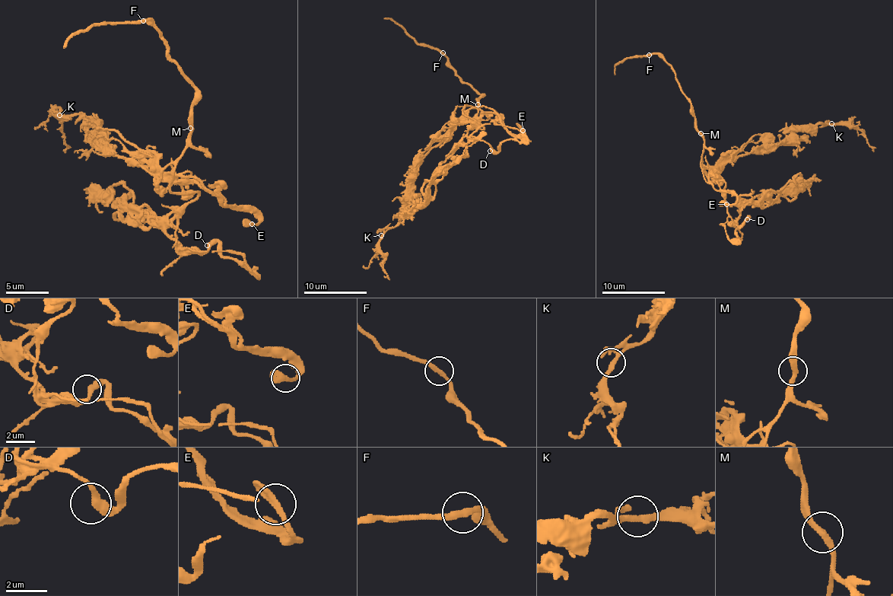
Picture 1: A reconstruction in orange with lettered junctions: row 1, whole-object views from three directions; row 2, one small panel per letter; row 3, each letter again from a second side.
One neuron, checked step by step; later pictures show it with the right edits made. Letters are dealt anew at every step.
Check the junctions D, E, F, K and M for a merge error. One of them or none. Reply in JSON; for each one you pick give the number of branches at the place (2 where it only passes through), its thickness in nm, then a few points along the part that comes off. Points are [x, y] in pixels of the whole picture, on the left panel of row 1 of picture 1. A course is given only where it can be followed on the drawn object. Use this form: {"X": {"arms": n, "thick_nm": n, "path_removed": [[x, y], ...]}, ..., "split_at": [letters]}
{"split_at": []}

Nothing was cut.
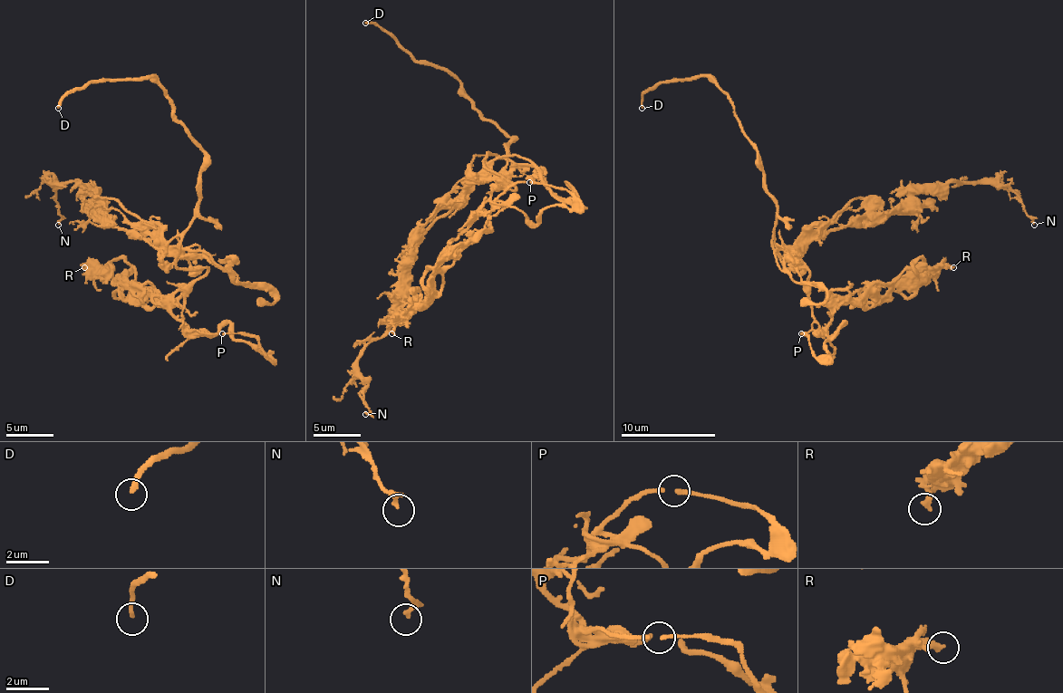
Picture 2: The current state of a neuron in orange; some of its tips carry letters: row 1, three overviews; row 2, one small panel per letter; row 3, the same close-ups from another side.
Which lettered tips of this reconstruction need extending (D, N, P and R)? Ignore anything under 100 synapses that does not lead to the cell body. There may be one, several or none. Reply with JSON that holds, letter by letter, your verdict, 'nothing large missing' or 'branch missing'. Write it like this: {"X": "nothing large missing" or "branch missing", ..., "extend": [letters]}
{"D": "branch missing", "N": "nothing large missing", "P": "nothing large missing", "R": "nothing large missing", "extend": ["D"]}

